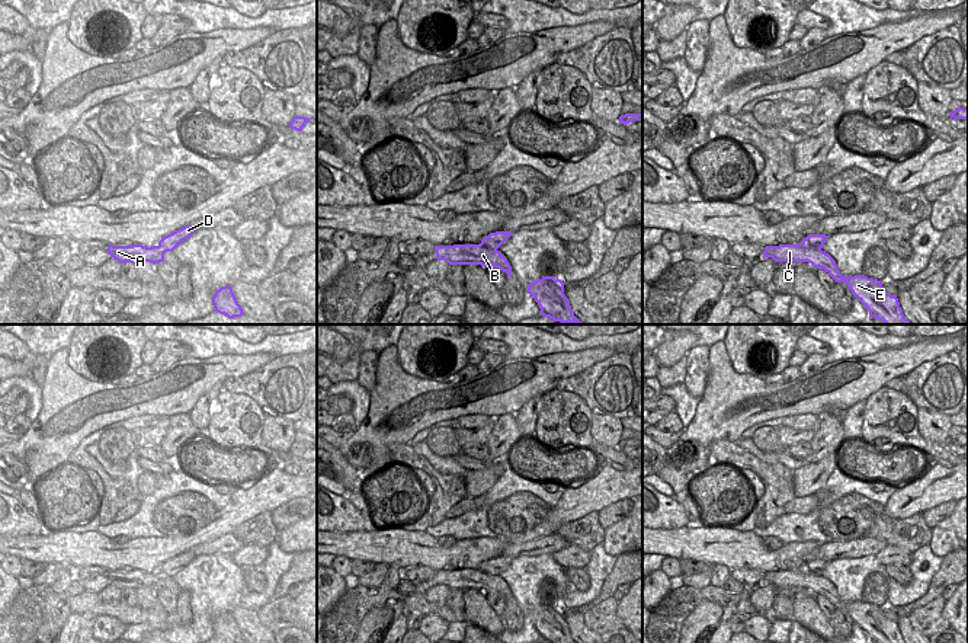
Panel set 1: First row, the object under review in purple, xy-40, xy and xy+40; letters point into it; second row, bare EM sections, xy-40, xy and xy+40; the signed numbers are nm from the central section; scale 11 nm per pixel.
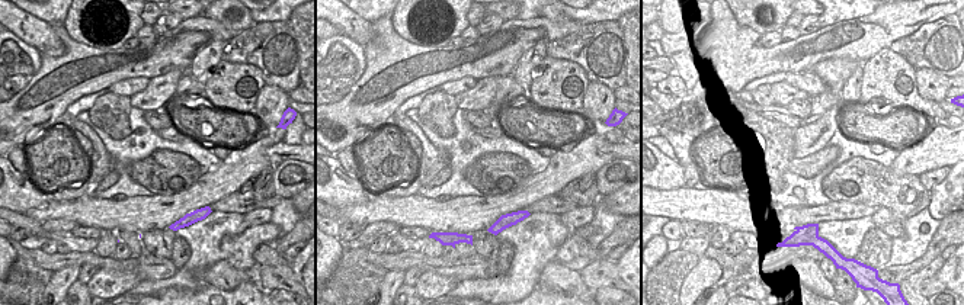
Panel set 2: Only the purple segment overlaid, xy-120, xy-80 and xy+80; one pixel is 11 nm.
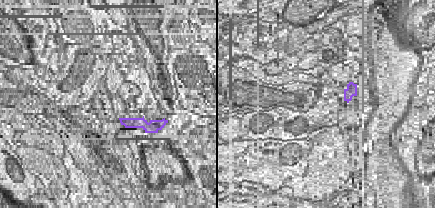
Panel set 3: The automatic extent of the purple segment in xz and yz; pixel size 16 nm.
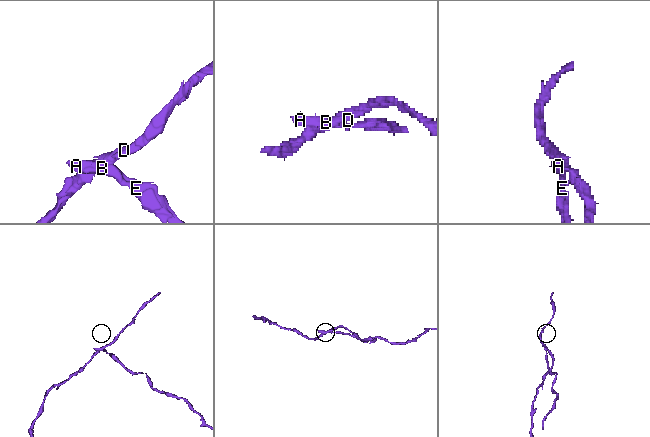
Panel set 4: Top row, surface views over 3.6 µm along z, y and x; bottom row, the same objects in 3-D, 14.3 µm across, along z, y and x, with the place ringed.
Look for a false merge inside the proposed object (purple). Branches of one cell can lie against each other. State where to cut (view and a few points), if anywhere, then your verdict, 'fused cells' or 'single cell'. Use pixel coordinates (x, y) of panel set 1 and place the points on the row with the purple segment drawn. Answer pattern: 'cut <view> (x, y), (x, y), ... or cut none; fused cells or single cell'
cut xy+40 (797, 245), (820, 249); fused cells

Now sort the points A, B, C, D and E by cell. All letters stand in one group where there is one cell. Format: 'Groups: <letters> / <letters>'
Groups: A B C E / D

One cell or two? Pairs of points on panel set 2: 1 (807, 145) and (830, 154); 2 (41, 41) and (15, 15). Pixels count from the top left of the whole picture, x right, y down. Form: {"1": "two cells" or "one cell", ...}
{"1": "two cells", "2": "one cell"}

